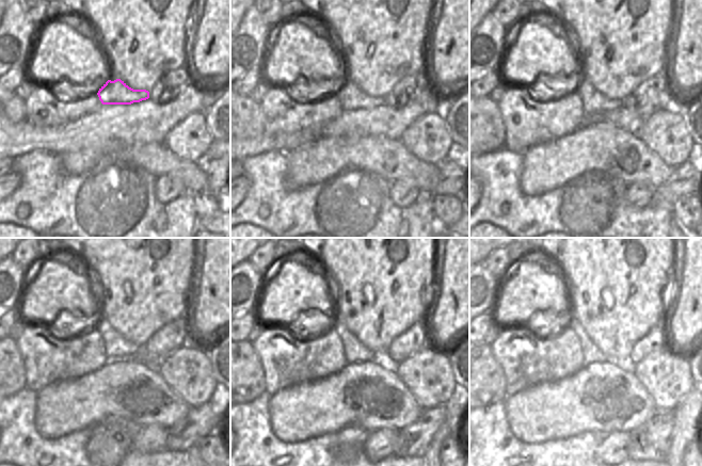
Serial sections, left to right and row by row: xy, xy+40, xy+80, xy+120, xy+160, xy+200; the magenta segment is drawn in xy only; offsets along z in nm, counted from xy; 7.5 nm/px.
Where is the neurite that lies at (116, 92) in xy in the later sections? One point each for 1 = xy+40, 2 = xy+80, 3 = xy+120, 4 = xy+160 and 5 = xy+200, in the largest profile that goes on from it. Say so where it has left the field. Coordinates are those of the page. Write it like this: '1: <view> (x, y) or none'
1: xy+40 (351, 96)
2: xy+80 (593, 102)
3: xy+120 (117, 348)
4: xy+160 (355, 352)
5: xy+200 (591, 353)

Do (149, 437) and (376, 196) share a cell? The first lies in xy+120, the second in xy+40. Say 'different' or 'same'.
different

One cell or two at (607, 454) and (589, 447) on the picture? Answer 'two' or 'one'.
two

